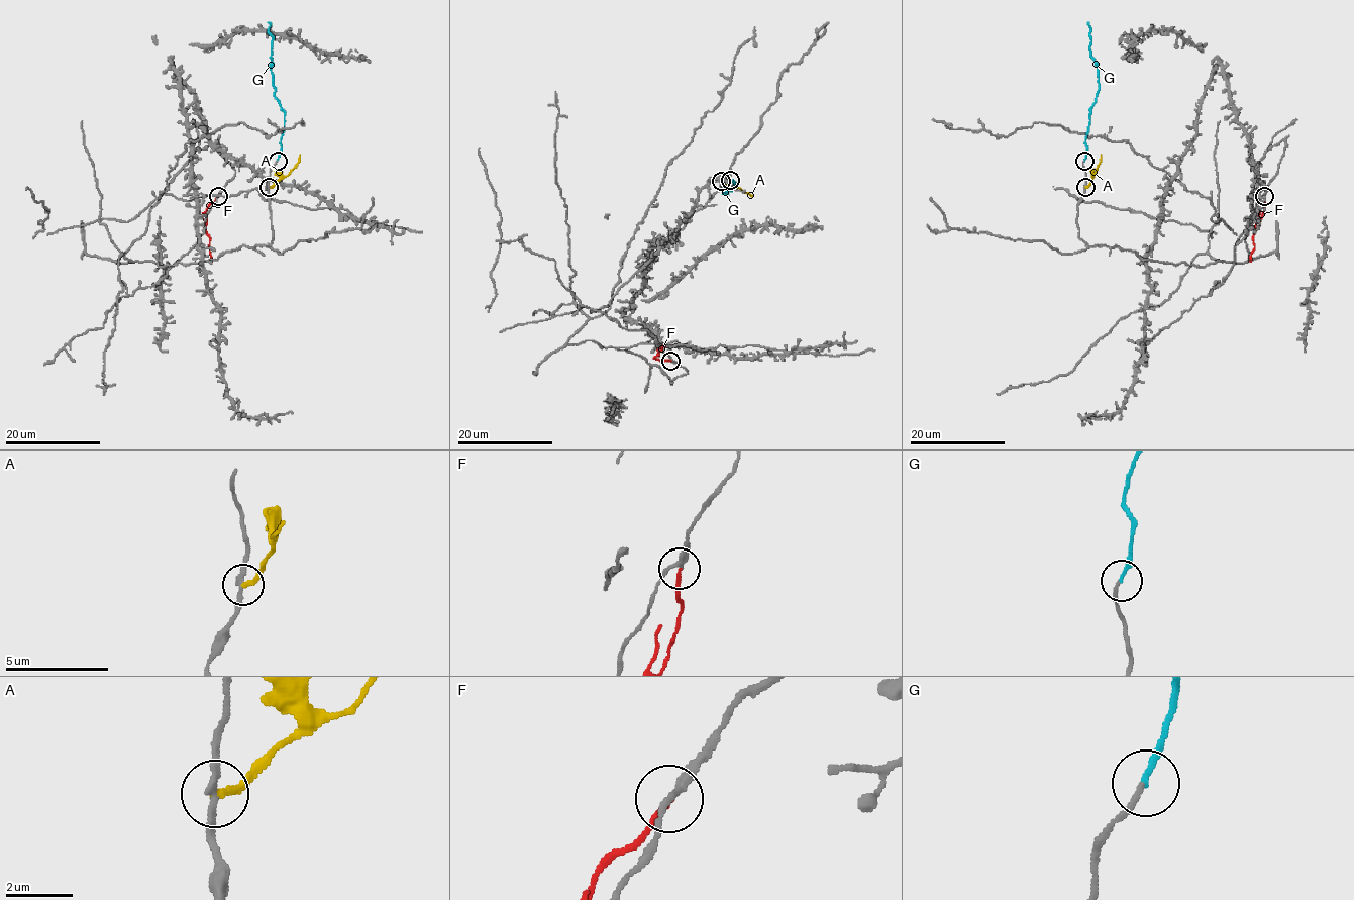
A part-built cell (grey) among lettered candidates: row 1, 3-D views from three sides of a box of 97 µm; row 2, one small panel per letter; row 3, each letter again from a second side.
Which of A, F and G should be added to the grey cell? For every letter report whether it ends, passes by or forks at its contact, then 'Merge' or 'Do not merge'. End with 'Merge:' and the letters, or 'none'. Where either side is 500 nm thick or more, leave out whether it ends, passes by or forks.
A: It ends there. Do not merge
F: It ends there. Do not merge
G: It ends there. Merge
Merge: G

